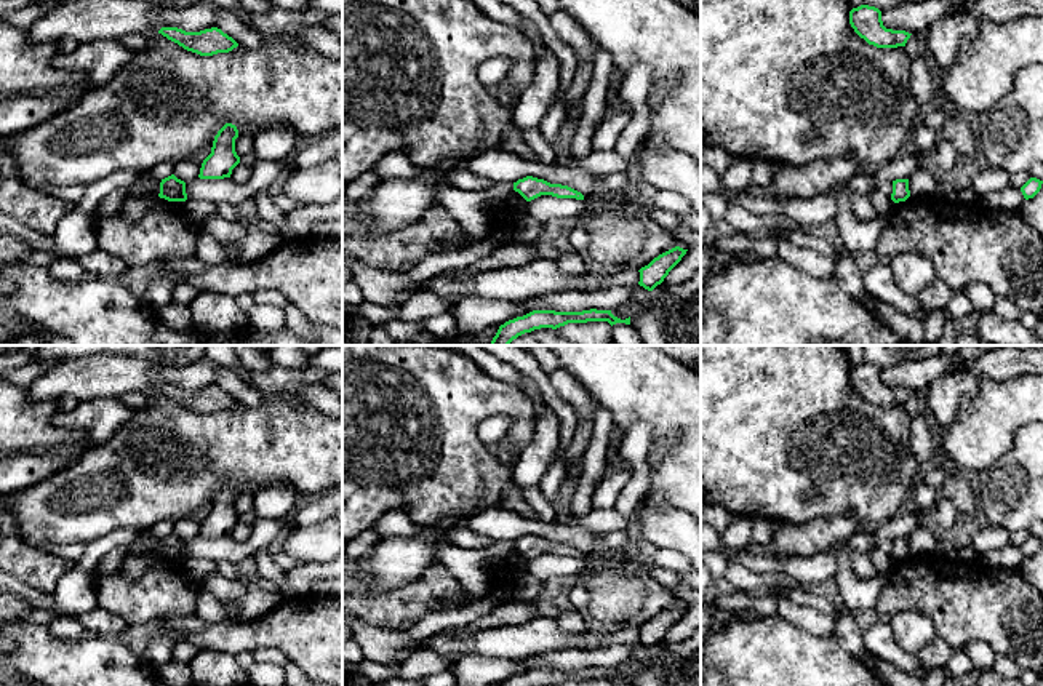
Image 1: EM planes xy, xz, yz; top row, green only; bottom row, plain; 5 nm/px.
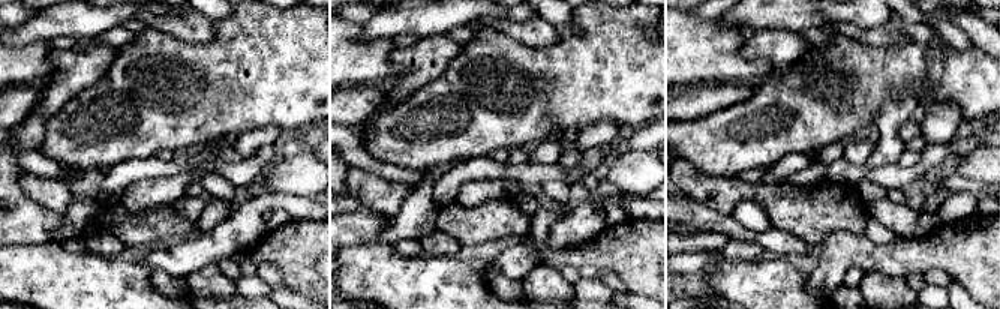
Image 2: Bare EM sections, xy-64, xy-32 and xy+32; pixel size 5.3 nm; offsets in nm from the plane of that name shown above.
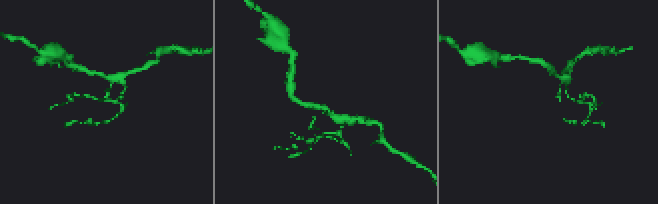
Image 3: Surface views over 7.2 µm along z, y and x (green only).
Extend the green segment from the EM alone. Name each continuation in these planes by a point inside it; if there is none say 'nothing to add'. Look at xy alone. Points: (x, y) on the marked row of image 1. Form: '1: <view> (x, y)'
nothing to add

